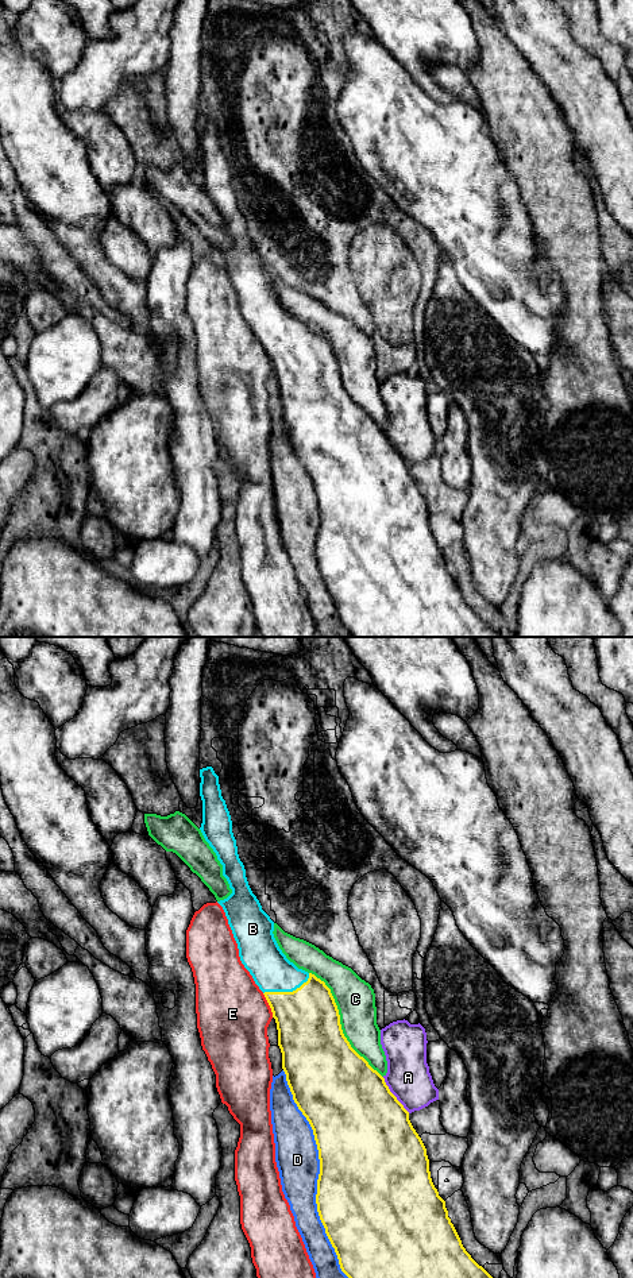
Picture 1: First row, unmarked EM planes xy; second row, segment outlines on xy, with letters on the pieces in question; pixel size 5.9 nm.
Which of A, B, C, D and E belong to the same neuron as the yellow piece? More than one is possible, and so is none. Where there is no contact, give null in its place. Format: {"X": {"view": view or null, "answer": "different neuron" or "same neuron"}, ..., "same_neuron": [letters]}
{"A": {"view": "xy", "answer": "different neuron"}, "B": {"view": "xy", "answer": "same neuron"}, "C": {"view": "xy", "answer": "different neuron"}, "D": {"view": "xy", "answer": "different neuron"}, "E": {"view": "xy", "answer": "different neuron"}, "same_neuron": ["B"]}

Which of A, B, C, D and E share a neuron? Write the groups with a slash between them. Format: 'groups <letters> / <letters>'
groups A / B / C / D / E

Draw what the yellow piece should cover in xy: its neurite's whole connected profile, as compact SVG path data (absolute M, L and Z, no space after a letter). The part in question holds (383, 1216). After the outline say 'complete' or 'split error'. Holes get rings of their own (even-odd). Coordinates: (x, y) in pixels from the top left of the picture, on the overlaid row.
M207 767L200 769L200 777L201 777L200 796L202 800L202 823L200 830L205 841L216 853L217 860L223 865L223 876L227 879L229 888L232 889L232 893L227 899L220 900L217 903L223 907L225 912L228 924L238 943L239 957L242 964L250 972L255 984L263 992L271 1008L273 1018L275 1019L275 1023L277 1023L278 1046L282 1053L282 1069L286 1074L287 1085L293 1094L294 1103L297 1104L298 1109L306 1117L306 1120L309 1121L313 1130L314 1140L319 1150L319 1159L320 1159L320 1174L317 1179L317 1194L316 1194L317 1212L325 1228L325 1233L332 1247L335 1248L341 1271L348 1278L493 1278L482 1266L479 1266L471 1258L471 1255L463 1247L462 1240L453 1224L451 1223L451 1219L448 1217L445 1201L439 1196L439 1192L432 1182L426 1148L409 1120L409 1112L390 1092L389 1086L385 1082L385 1078L377 1070L374 1070L368 1065L368 1062L351 1047L350 1042L344 1036L341 1024L340 1024L339 1009L331 993L331 989L325 985L324 981L317 978L314 974L308 973L302 969L298 969L293 962L290 962L286 958L286 955L279 949L273 934L274 922L262 910L259 900L252 893L248 885L244 865L240 861L238 854L236 839L232 833L231 815L227 808L225 800L221 796L219 776L215 773L212 767Z; split error

